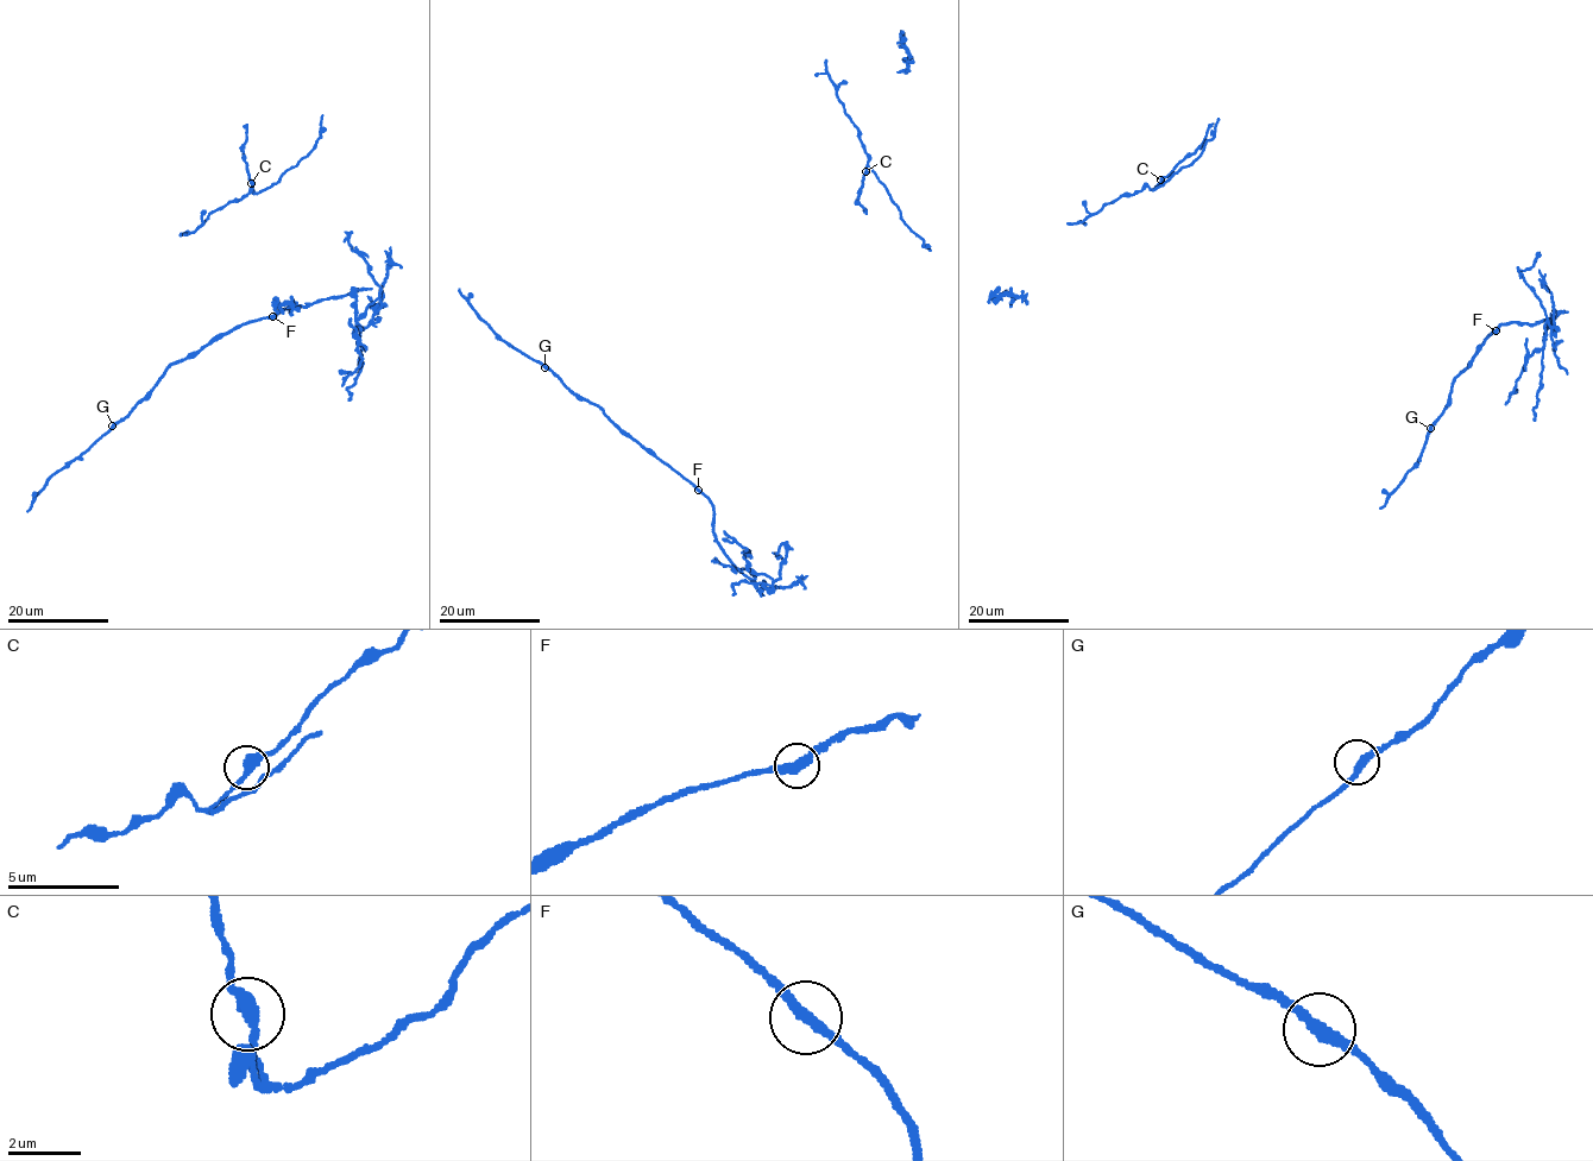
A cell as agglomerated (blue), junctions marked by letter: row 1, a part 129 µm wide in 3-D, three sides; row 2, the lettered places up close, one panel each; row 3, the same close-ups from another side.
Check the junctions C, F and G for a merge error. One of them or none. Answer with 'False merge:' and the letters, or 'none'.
False merge: F

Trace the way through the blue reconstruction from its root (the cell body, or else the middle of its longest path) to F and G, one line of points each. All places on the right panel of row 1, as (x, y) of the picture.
F: (1551, 317), (1536, 323), (1500, 323), (1497, 330)
G: (1551, 317), (1536, 323), (1500, 323), (1455, 377), (1450, 399), (1430, 428)

